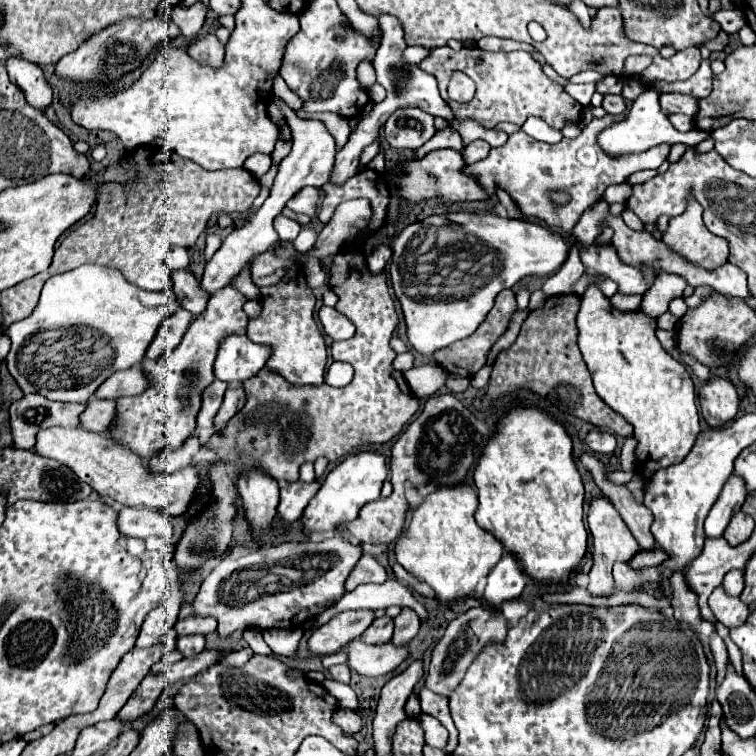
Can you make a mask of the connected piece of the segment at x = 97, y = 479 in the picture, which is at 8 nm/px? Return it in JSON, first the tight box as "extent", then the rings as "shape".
{"extent":[35,428,201,516],"shape":[[[47,428],[37,434],[35,452],[69,466],[83,482],[87,482],[99,496],[113,498],[125,506],[141,506],[163,510],[169,516],[183,516],[197,496],[201,476],[197,466],[189,464],[171,474],[153,474],[145,460],[127,446],[115,442],[109,434],[97,434],[83,428]]]}

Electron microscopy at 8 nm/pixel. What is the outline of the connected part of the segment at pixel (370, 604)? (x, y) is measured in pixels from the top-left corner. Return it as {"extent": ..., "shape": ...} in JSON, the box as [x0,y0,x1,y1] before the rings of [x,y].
{"extent":[315,578,427,626],"shape":[[[389,578],[383,584],[361,584],[353,592],[347,592],[331,610],[321,613],[315,626],[322,626],[327,623],[329,618],[333,618],[335,614],[345,612],[345,610],[363,610],[363,608],[379,610],[379,608],[389,608],[393,604],[415,610],[419,614],[421,622],[427,622],[427,610],[413,596],[413,592],[407,586],[403,586],[401,582],[397,582],[395,578]]]}

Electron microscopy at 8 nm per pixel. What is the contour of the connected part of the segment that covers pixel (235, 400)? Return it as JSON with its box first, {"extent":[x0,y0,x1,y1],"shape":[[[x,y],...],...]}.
{"extent":[213,386,245,434],"shape":[[[241,386],[237,388],[227,388],[225,392],[225,400],[217,412],[217,420],[213,420],[213,428],[217,434],[223,432],[223,428],[227,426],[227,422],[245,406],[245,390]]]}

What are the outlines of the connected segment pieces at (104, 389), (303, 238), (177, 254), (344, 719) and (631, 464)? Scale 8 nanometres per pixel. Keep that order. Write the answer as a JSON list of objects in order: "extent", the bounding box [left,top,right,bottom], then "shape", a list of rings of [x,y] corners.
[{"extent":[95,364,147,398],"shape":[[[141,364],[137,366],[131,366],[123,372],[115,372],[111,378],[107,378],[99,390],[95,392],[97,398],[123,398],[123,396],[135,396],[135,394],[141,394],[145,388],[147,388],[147,378],[143,374],[143,368]]]},{"extent":[293,226,317,254],"shape":[[[305,226],[305,228],[301,228],[299,236],[293,240],[293,246],[299,254],[307,254],[315,246],[315,240],[317,240],[317,232],[313,228]]]},{"extent":[167,246,189,270],"shape":[[[175,246],[173,250],[171,250],[171,256],[167,258],[167,266],[169,266],[169,270],[185,270],[187,266],[189,266],[189,254],[187,254],[187,250],[185,248],[179,248],[179,246]]]},{"extent":[333,708,361,734],"shape":[[[337,708],[333,714],[333,722],[345,732],[345,734],[357,734],[361,730],[361,718],[355,710],[349,708]]]},{"extent":[619,438,637,470],"shape":[[[633,438],[625,440],[625,444],[621,448],[621,456],[619,456],[619,462],[621,462],[623,470],[633,470],[635,468],[635,446],[637,446],[637,442]]]}]

